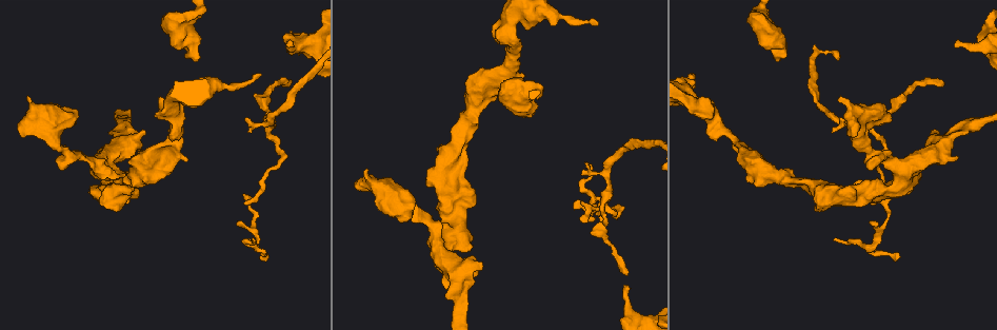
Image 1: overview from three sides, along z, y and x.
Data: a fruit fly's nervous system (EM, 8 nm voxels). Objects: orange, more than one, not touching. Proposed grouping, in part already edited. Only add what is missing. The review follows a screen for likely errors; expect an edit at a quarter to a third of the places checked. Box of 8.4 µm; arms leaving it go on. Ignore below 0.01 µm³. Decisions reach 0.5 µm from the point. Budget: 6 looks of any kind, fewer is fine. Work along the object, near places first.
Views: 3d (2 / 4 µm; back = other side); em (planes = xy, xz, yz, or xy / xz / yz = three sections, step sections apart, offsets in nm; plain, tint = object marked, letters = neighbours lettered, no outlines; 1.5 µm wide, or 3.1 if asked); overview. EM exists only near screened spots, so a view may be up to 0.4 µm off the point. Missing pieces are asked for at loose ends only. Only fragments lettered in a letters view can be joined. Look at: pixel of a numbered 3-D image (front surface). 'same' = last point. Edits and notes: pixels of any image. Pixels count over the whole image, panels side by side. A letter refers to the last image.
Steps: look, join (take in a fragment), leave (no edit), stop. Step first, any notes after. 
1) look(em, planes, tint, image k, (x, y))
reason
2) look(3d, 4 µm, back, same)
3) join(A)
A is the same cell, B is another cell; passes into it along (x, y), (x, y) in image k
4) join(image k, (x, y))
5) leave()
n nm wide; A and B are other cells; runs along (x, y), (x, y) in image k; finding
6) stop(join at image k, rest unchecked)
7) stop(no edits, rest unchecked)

look(3d, 2 µm, back, image 1, (777, 61))
branch stops here

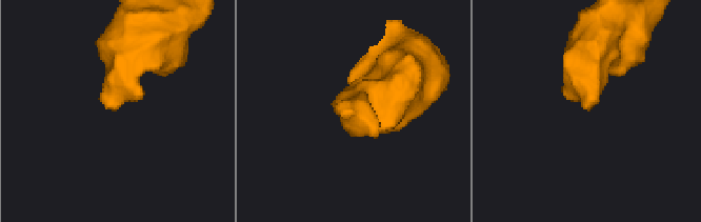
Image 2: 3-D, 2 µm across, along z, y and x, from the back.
look(em, yz, step 4, letters, image 2, (348, 111))
need the tissue

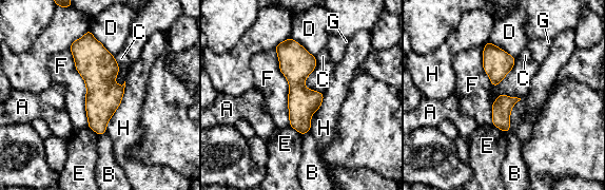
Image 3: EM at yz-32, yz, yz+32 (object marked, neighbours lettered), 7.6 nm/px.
leave()
A, B, C, D, E, F, G and H are other cells; runs along (89, 35), (100, 131) in image 3; no lettered fragment goes on from it

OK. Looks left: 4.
look(em, planes, letters, image 1, (629, 286))
an open end

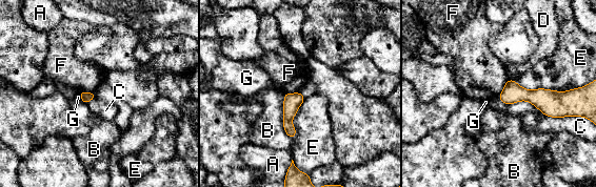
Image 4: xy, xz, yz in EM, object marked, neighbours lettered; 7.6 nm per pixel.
leave()
A, B, C, D, E, F and G are other cells; border along (508, 79), (503, 89), (497, 96) in image 4; none of them fits

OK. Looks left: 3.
look(em, xy, step 8, letters, image 1, (898, 254))
thin end

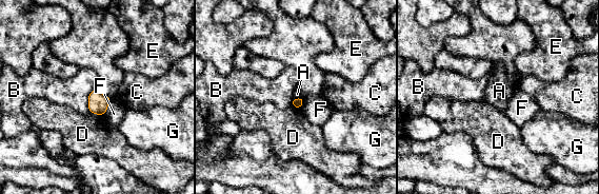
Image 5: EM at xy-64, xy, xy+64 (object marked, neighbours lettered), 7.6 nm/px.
look(em, planes, letters, same)

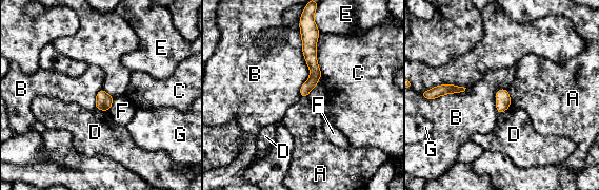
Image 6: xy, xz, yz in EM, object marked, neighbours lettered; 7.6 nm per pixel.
leave()
80 nm wide; A, B, C, D, E, F and G are other cells; runs along (308, 31), (313, 80), (303, 94) in image 6; none of them fits

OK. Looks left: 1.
stop(no edits, rest unchecked)

